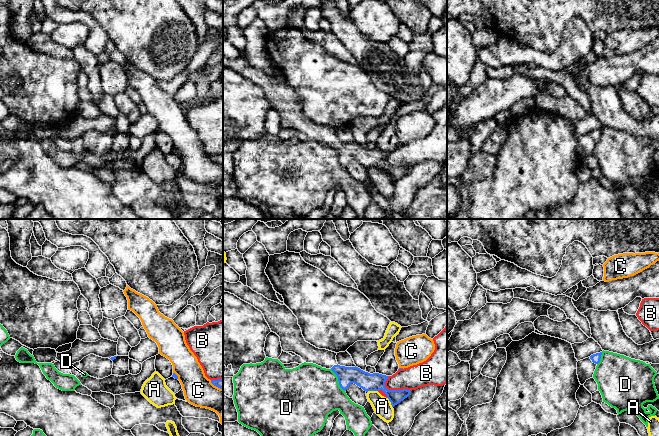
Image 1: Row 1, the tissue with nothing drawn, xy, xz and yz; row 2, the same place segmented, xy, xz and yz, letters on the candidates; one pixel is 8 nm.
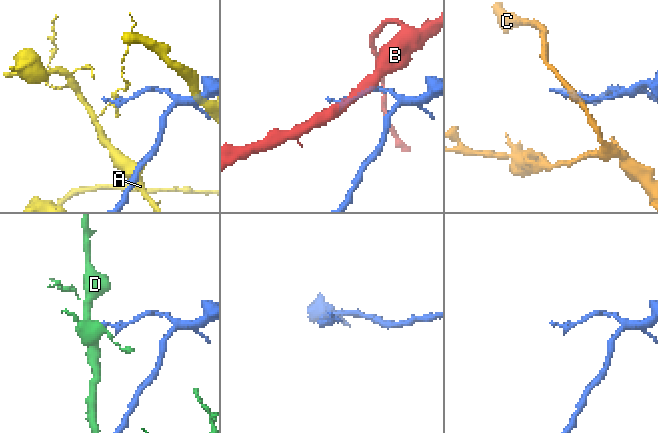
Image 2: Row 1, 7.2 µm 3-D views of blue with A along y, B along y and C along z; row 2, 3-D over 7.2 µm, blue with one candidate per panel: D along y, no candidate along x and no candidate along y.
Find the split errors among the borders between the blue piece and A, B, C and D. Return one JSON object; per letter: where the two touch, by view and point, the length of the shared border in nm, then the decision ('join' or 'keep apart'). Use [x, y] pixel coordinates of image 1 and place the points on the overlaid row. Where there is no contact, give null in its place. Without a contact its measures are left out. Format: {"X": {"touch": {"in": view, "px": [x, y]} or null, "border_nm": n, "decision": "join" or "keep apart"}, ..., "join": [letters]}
{"A": {"touch": {"in": "xz", "px": [372, 390]}, "border_nm": 90, "decision": "keep apart"}, "B": {"touch": {"in": "xz", "px": [396, 390]}, "border_nm": 220, "decision": "keep apart"}, "C": {"touch": {"in": "xy", "px": [216, 386]}, "border_nm": 130, "decision": "keep apart"}, "D": {"touch": {"in": "xz", "px": [338, 380]}, "border_nm": 220, "decision": "keep apart"}, "join": []}

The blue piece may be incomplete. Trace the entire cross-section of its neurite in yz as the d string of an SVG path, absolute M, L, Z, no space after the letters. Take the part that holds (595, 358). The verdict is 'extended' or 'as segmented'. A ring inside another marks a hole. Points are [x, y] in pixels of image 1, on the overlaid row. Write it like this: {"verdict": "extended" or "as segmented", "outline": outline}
{"verdict": "extended", "outline": "M602 352L591 355L577 362L577 375L581 385L593 377L597 364L600 362Z"}

